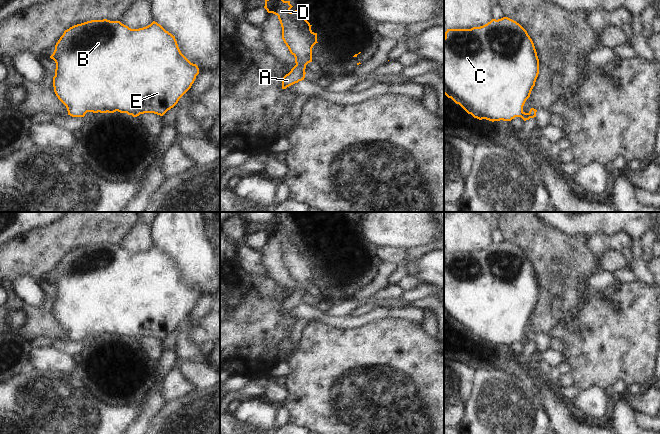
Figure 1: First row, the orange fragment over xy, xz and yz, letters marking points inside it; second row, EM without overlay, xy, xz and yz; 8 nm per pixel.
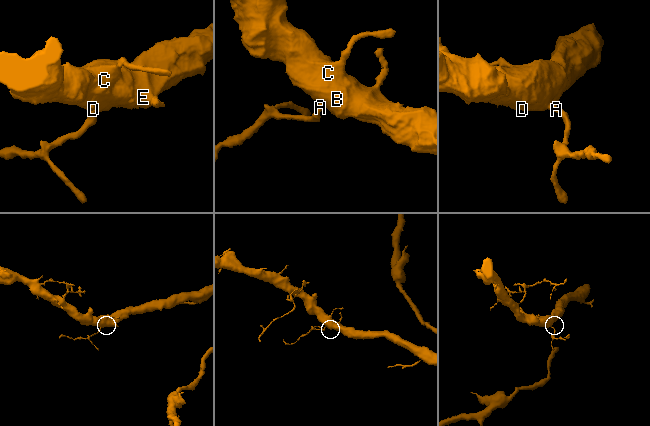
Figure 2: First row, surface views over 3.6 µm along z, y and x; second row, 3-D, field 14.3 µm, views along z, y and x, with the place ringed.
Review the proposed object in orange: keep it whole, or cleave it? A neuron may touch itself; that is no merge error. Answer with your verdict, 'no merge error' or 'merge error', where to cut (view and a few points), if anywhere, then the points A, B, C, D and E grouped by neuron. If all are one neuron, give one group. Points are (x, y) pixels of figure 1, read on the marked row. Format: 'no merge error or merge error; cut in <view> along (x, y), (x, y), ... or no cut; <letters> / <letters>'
no merge error; no cut; A B C D E

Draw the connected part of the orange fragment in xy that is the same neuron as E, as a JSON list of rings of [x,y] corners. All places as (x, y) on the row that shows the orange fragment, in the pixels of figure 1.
[[[91,20],[81,24],[74,25],[65,30],[55,45],[55,50],[50,56],[56,63],[55,76],[53,77],[54,92],[58,99],[66,106],[68,115],[72,117],[84,117],[87,112],[93,113],[127,113],[137,117],[144,113],[154,113],[163,116],[168,110],[173,108],[179,99],[191,88],[196,76],[199,74],[199,68],[196,64],[191,63],[180,51],[175,36],[166,31],[160,24],[153,21],[150,25],[131,29],[122,24],[120,21]]]

